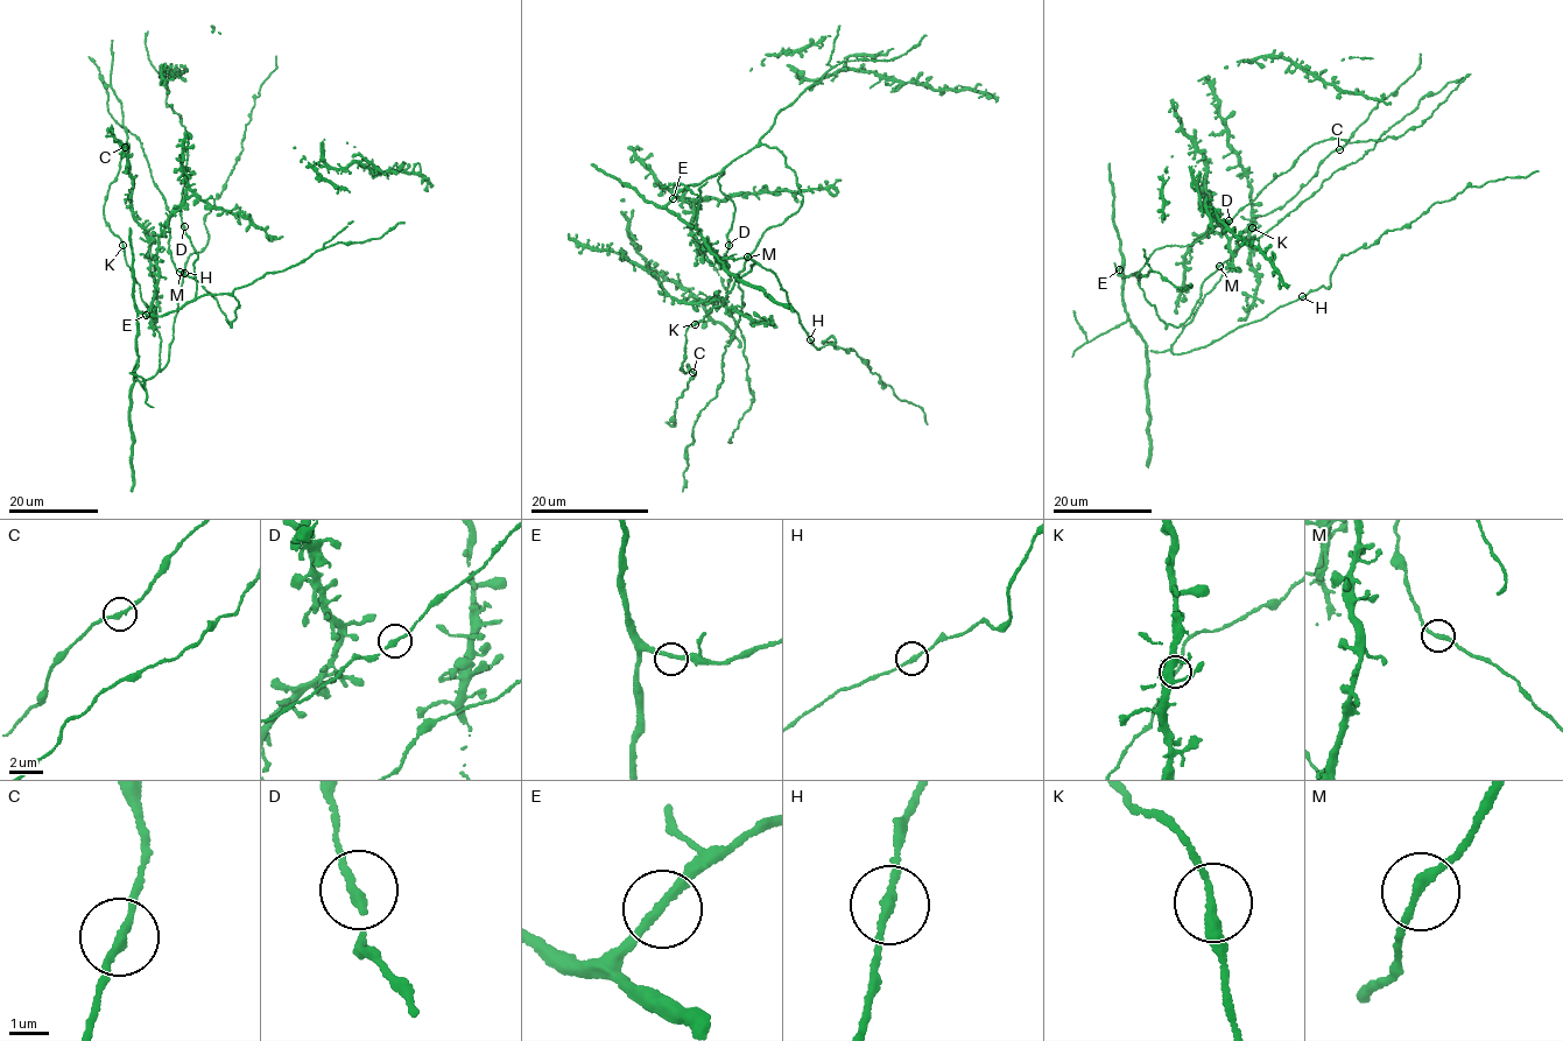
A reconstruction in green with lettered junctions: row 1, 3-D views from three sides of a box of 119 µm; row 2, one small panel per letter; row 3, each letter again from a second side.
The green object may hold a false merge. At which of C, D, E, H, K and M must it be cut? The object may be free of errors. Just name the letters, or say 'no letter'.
no letter

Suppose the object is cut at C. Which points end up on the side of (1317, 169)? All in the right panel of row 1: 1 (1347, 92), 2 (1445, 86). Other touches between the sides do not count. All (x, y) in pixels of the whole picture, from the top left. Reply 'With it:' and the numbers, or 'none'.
With it: 1, 2

